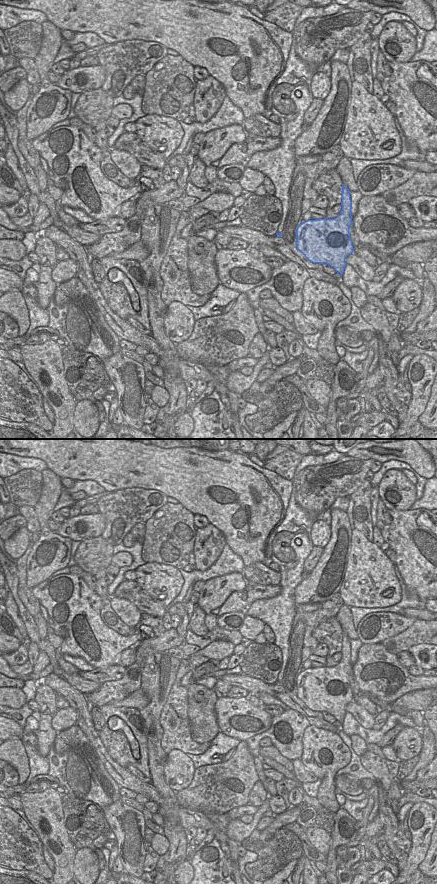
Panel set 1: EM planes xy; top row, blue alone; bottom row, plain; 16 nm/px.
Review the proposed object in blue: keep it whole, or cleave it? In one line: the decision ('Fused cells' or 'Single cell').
Single cell.

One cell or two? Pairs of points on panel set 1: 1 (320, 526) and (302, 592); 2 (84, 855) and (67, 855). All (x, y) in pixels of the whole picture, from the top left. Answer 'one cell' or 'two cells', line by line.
1: two cells
2: two cells

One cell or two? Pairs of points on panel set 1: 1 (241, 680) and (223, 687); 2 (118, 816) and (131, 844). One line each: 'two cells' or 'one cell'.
1: two cells
2: one cell

